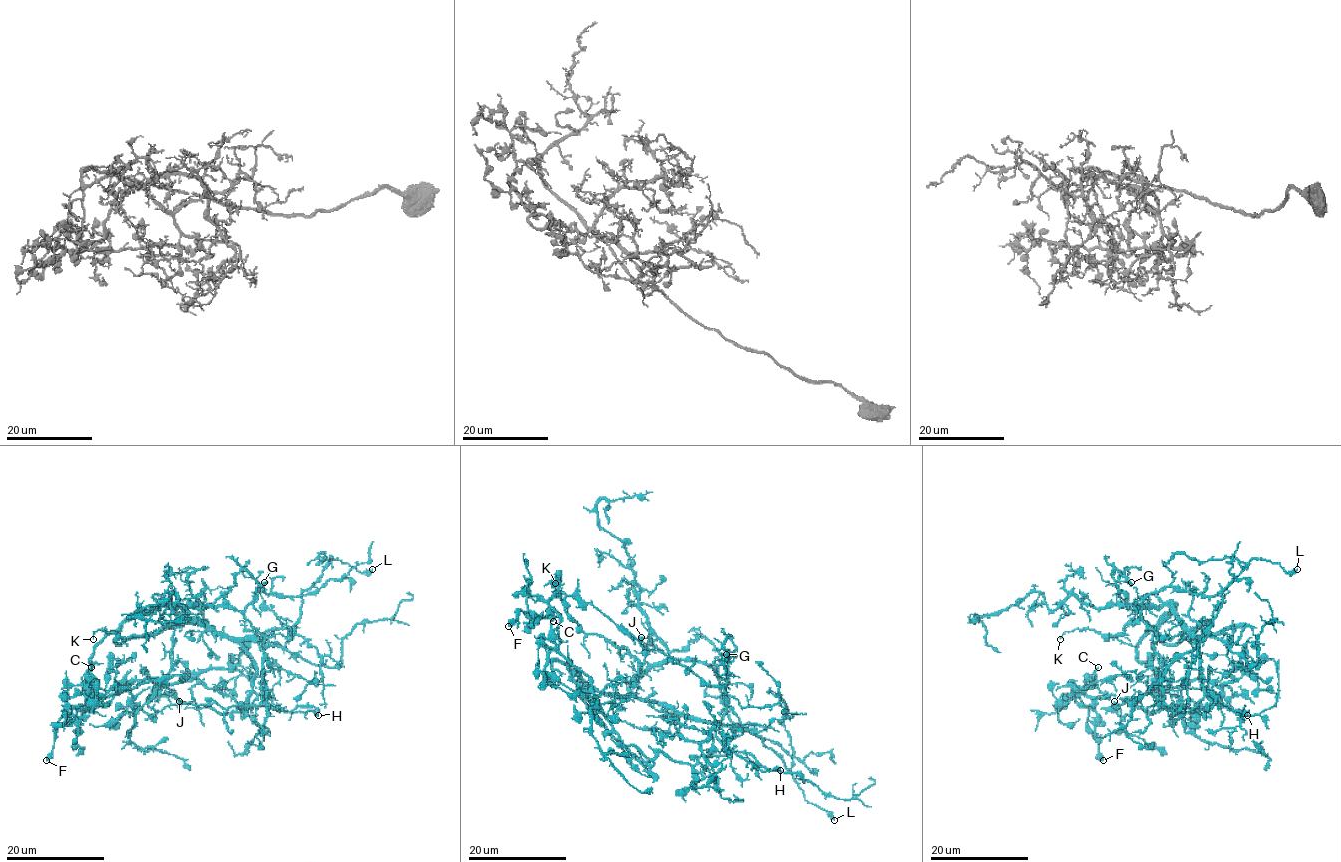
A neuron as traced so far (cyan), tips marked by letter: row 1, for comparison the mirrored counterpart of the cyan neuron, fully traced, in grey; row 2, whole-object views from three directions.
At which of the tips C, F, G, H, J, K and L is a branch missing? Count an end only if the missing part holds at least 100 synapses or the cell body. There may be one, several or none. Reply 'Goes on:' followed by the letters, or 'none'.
Goes on: none

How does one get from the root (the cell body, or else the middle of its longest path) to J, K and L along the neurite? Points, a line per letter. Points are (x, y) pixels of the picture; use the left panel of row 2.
J: (145, 610), (172, 607), (230, 636), (253, 639), (264, 651), (258, 705), (179, 701)
K: (145, 610), (162, 604), (185, 607), (172, 623), (153, 634), (119, 637), (99, 629), (93, 632), (93, 639)
L: (145, 610), (172, 607), (230, 636), (261, 637), (297, 620), (302, 593), (330, 559), (361, 572), (372, 569)

